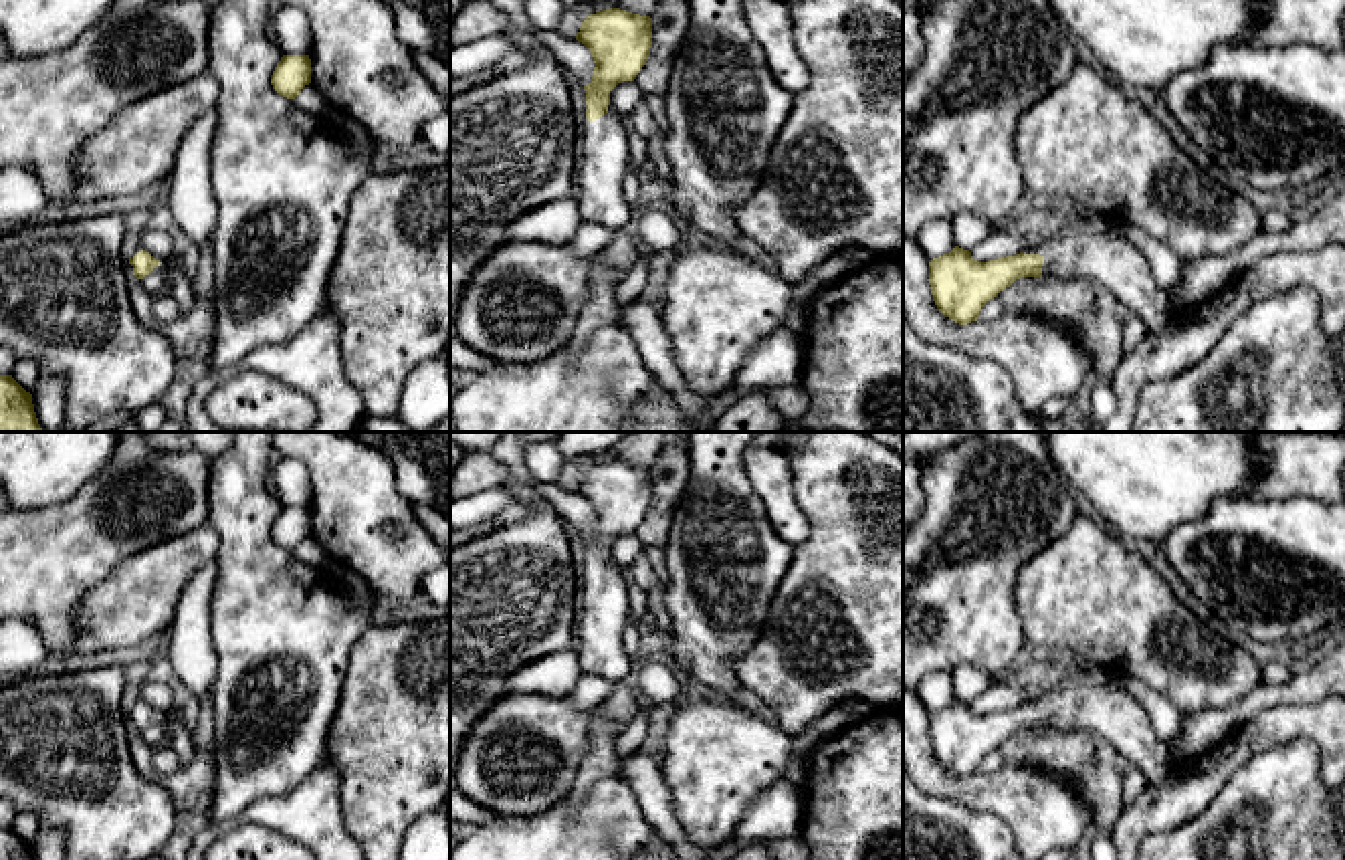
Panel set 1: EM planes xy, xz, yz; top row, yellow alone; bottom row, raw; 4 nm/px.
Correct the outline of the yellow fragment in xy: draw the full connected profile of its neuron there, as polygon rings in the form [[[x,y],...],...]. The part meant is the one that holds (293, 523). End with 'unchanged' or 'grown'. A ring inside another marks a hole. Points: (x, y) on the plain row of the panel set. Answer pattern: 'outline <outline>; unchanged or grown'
outline [[[283,507],[271,527],[273,541],[287,551],[295,551],[301,545],[301,541],[309,535],[311,535],[309,507]]]; unchanged

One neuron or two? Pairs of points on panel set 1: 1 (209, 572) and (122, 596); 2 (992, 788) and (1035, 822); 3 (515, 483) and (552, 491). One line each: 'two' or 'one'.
1: two
2: one
3: two

